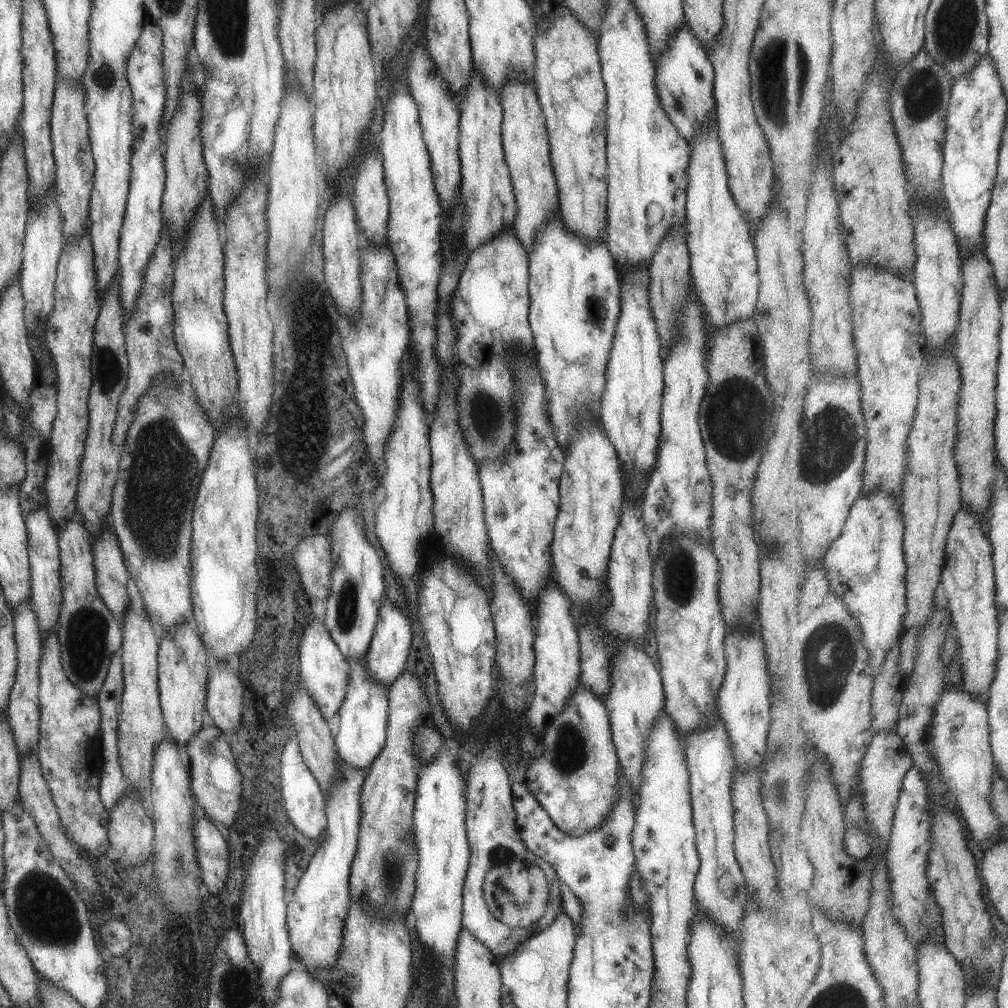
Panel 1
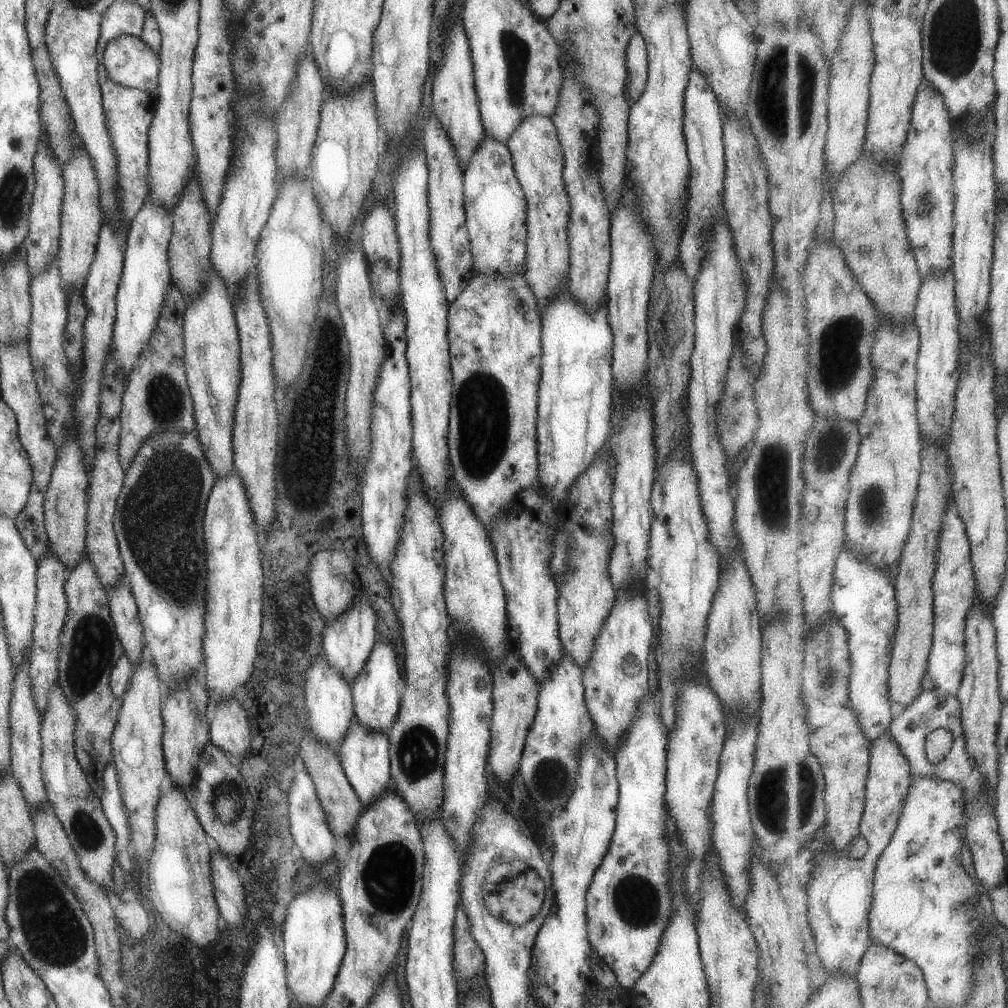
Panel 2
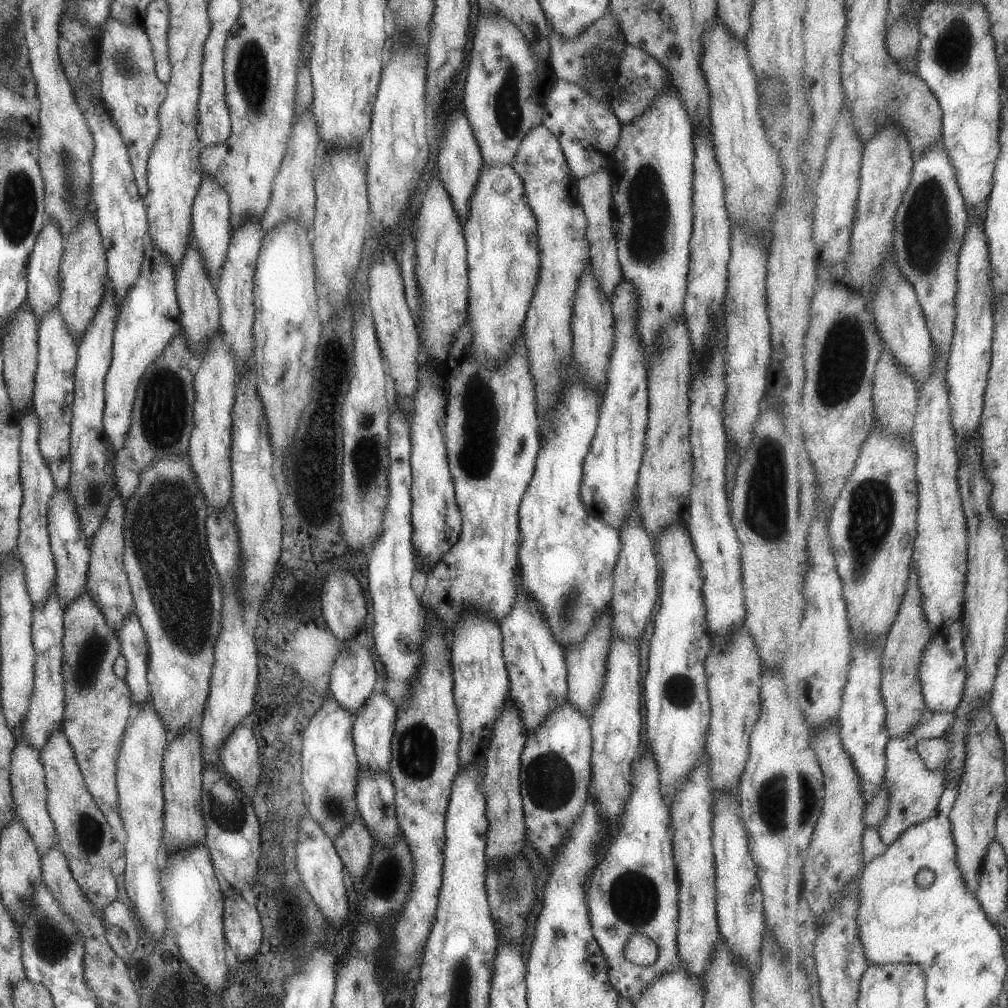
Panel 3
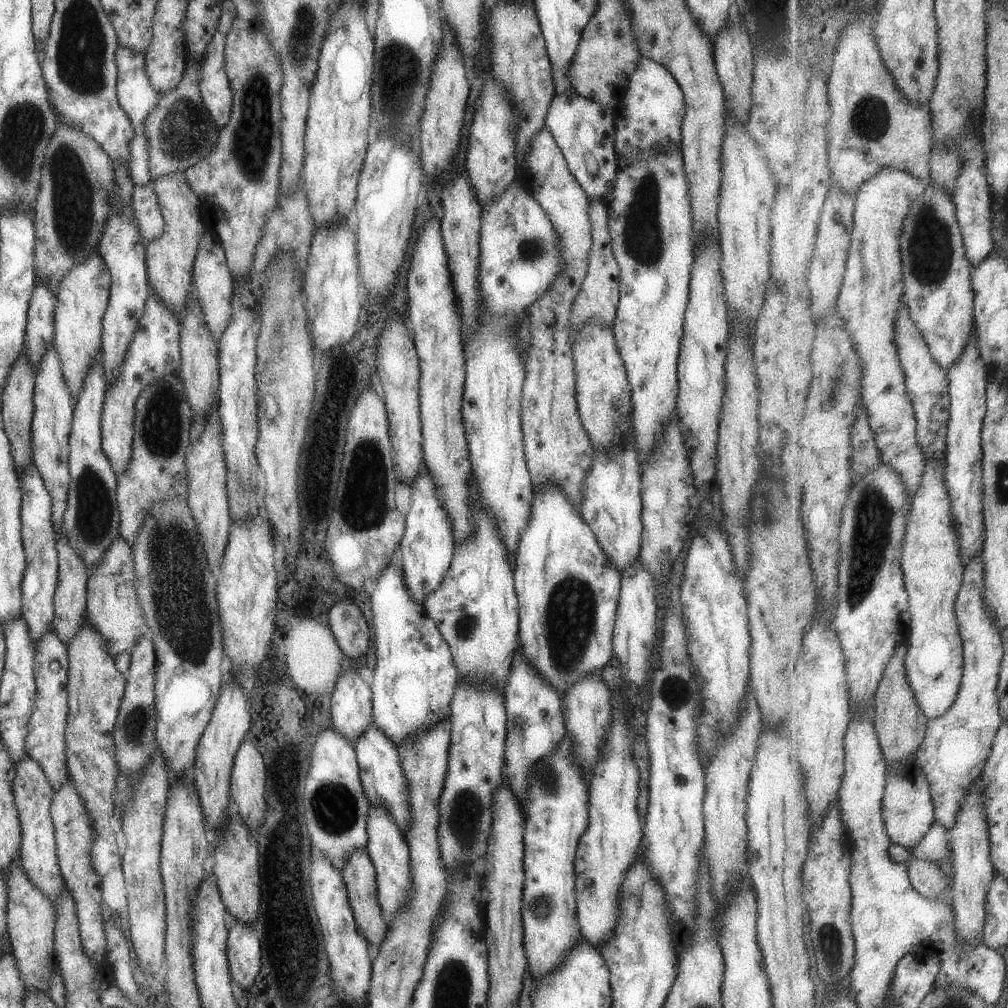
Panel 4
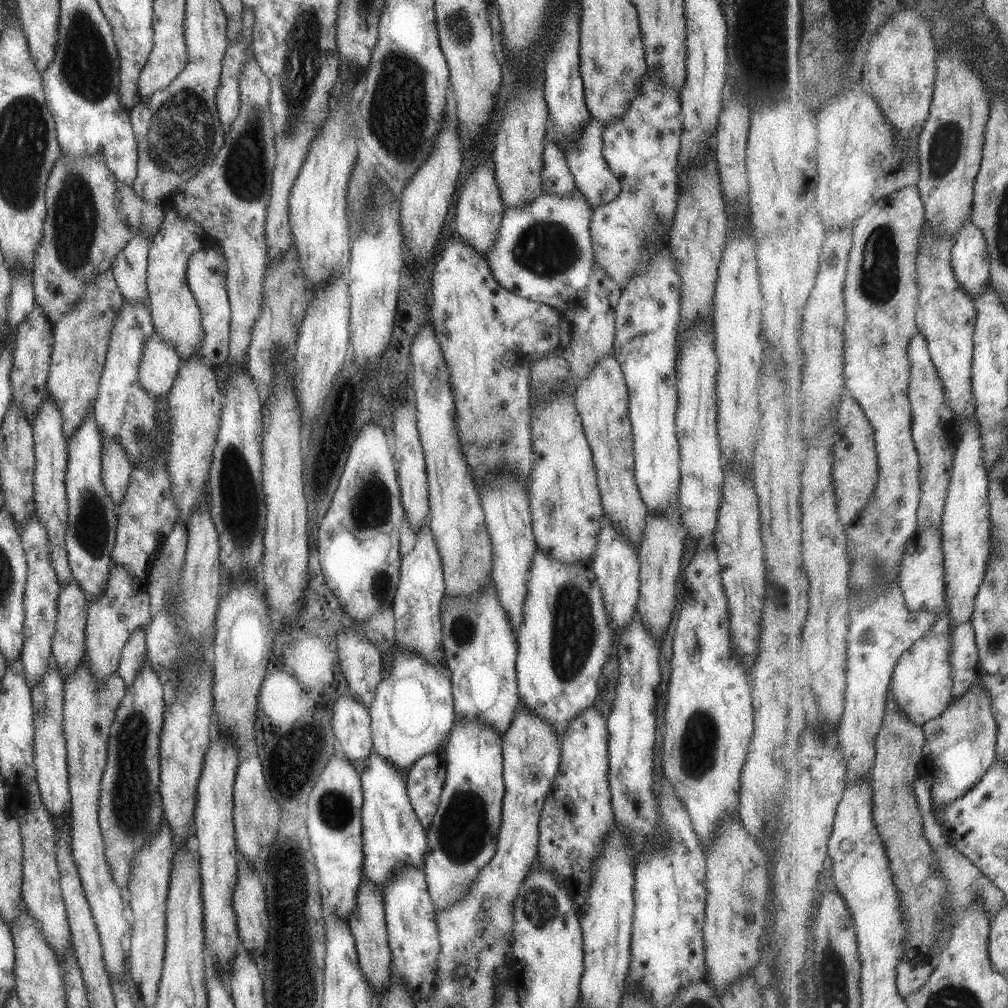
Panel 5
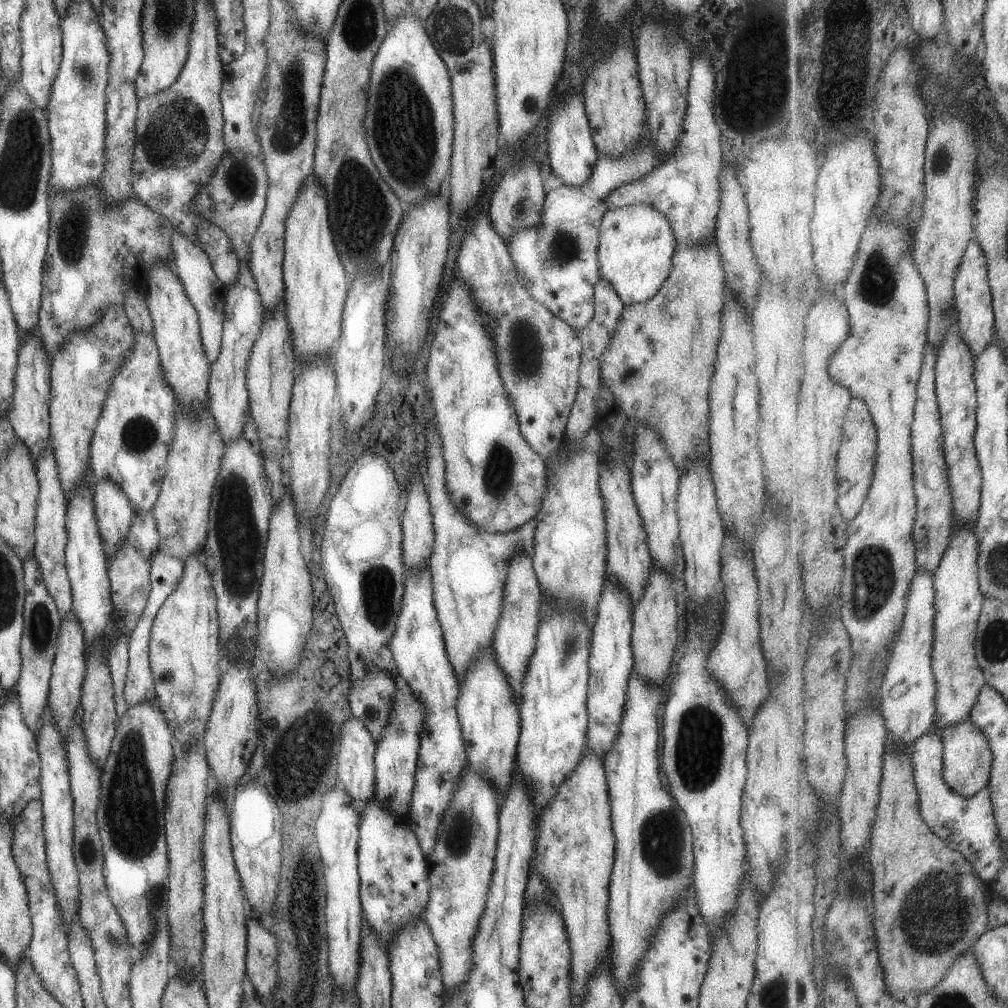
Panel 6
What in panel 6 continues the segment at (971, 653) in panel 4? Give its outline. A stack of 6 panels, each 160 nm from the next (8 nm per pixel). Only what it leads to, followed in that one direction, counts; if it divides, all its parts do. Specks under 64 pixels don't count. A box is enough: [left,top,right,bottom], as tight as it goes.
[932,720,994,798]

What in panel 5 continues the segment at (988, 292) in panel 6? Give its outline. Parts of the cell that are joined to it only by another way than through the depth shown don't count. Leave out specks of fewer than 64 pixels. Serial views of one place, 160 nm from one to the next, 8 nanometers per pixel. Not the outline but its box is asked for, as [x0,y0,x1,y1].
[952,220,990,301]

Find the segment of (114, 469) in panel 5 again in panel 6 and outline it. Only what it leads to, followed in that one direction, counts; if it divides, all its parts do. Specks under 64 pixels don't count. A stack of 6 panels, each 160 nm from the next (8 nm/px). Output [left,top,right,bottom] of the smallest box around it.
[92,479,135,558]

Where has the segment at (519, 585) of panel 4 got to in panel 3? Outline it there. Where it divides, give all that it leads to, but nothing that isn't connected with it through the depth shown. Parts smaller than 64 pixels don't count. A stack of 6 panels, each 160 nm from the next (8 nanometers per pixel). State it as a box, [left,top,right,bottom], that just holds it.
[517,355,620,656]

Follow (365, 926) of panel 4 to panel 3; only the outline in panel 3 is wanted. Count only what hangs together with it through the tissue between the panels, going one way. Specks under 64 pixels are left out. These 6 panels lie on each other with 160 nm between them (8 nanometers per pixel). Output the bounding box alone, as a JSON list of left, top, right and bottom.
[333,818,375,885]

